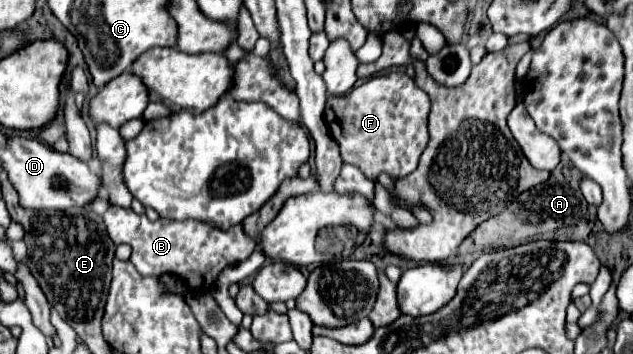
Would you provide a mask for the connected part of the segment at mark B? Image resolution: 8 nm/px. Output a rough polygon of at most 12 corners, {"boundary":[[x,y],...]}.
{"boundary":[[111,205],[115,245],[141,275],[211,291],[255,243],[241,225],[159,219]]}

